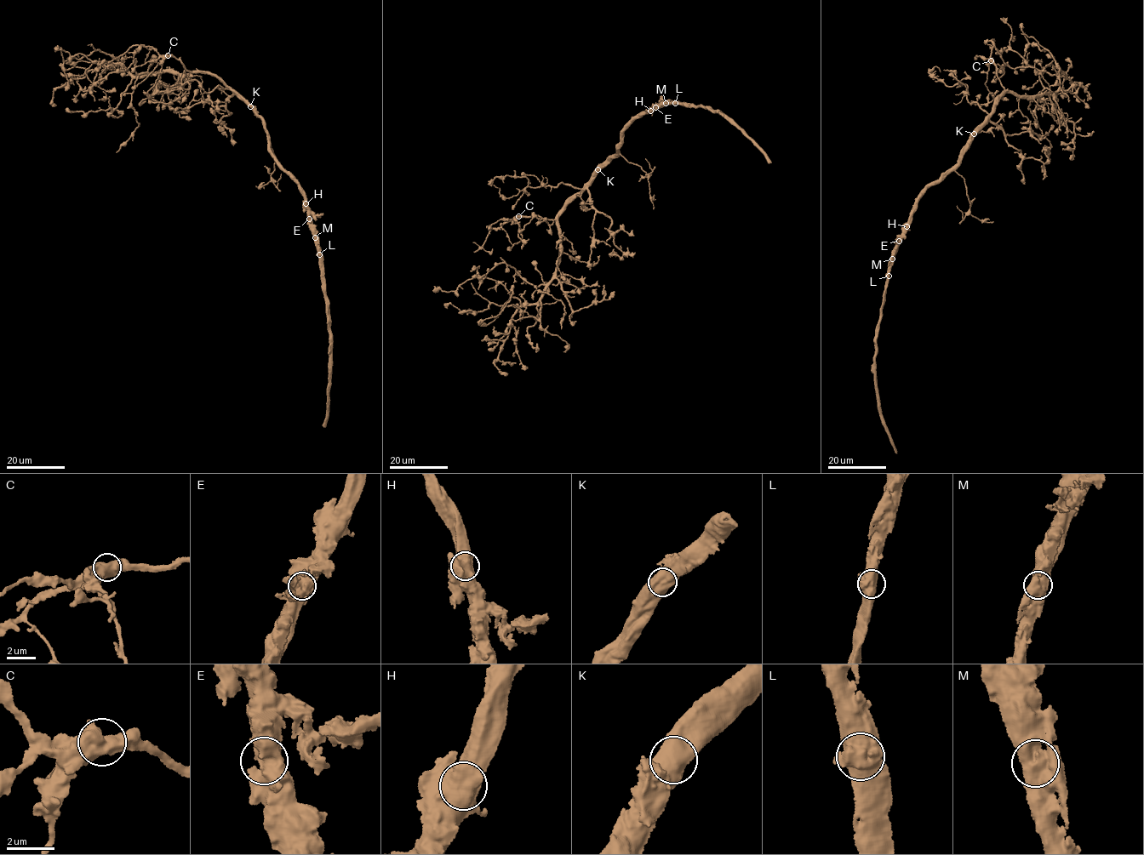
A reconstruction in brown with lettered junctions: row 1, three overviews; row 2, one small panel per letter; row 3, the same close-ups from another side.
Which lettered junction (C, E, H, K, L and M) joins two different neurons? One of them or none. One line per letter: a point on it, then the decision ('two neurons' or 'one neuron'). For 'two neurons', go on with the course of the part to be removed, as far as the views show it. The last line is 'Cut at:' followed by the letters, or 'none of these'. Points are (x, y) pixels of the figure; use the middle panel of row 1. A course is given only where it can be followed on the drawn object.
C: at (518, 216); one neuron
E: at (655, 107); one neuron
H: at (650, 111); one neuron
K: at (597, 169); one neuron
L: at (675, 103); one neuron
M: at (666, 103); one neuron
Cut at: none of these

